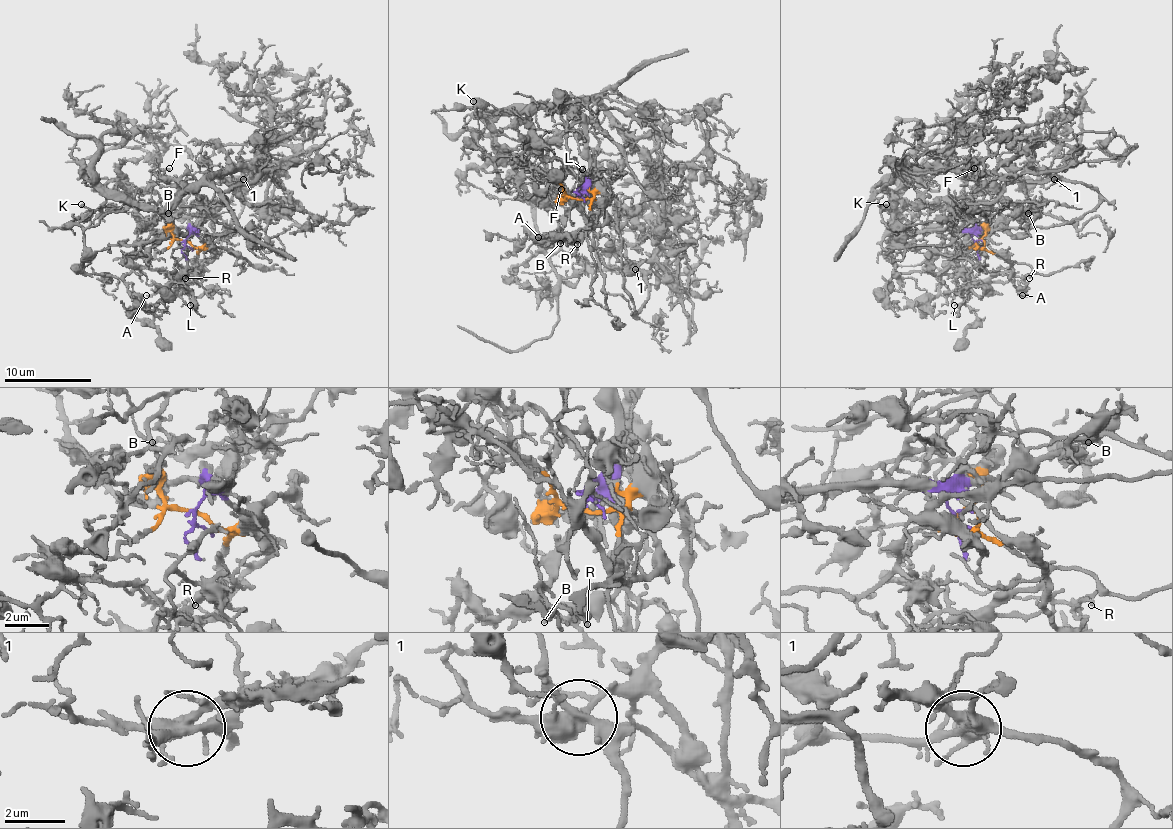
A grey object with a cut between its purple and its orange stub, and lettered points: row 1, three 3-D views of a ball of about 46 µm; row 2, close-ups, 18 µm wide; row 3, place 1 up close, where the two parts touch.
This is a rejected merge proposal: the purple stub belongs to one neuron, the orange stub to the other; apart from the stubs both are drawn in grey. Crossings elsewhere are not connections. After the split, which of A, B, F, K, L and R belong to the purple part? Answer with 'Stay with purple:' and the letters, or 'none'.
Stay with purple: A, B, R

